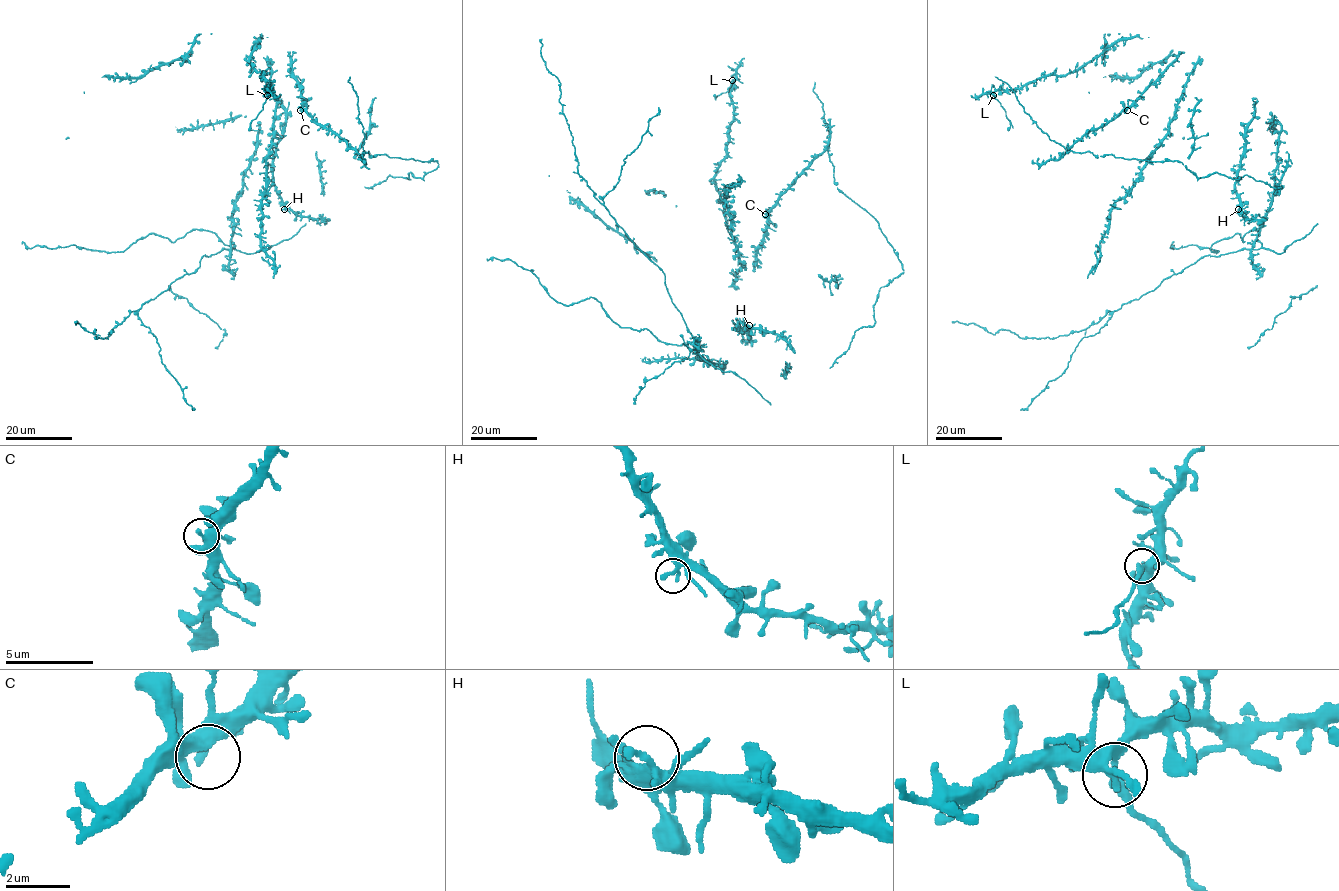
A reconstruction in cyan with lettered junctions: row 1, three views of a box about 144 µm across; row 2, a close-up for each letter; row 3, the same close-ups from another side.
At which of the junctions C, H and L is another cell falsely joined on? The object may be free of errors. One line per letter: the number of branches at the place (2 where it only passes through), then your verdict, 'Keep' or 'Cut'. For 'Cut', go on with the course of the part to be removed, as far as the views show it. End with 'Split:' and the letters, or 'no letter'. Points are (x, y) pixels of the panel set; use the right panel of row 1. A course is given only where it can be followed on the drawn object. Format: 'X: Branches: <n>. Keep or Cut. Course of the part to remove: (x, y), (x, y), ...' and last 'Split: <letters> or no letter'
C: Branches: 2. Keep
H: Branches: 2. Keep
L: Branches: 2. Cut. Course of the part to remove: (993, 95), (1010, 122), (1008, 130)
Split: L

